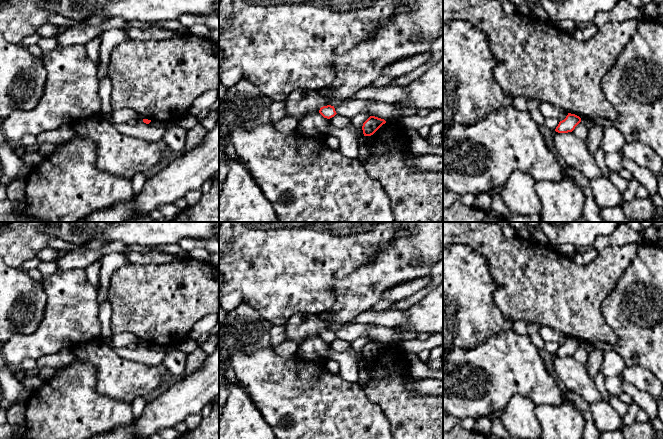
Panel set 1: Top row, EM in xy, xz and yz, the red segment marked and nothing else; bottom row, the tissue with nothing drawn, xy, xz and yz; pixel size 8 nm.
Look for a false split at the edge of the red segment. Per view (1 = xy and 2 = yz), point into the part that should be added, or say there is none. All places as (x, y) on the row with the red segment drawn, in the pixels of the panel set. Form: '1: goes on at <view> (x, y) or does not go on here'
1: does not go on here
2: does not go on here

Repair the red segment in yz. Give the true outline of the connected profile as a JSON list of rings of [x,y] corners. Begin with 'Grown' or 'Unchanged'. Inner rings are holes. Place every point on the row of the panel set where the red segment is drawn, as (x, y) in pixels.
Unchanged. [[[568,113],[566,118],[559,122],[555,131],[558,133],[572,132],[580,122],[581,122],[581,118],[579,116]]]

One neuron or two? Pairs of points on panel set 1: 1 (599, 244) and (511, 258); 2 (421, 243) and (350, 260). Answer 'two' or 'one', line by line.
1: two
2: two

